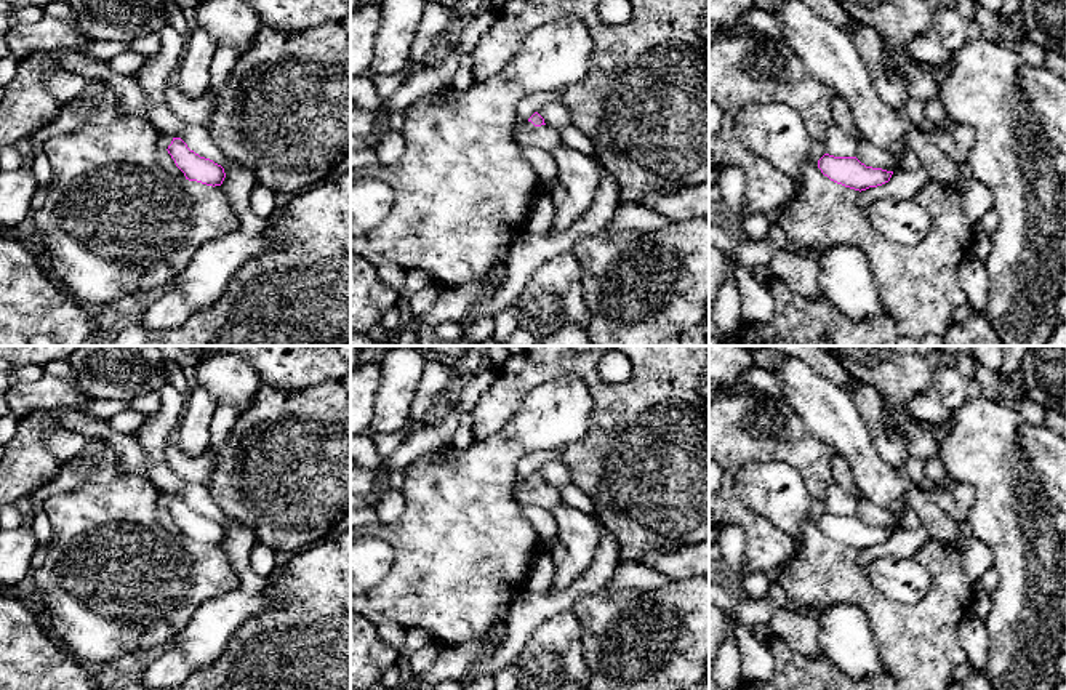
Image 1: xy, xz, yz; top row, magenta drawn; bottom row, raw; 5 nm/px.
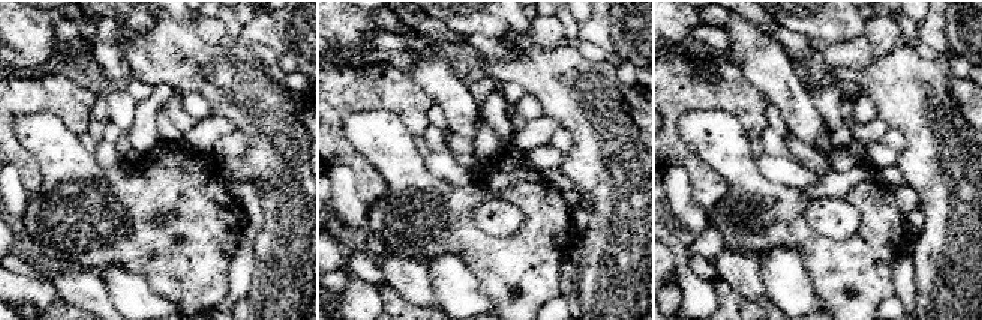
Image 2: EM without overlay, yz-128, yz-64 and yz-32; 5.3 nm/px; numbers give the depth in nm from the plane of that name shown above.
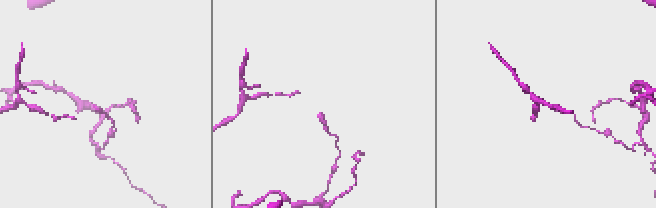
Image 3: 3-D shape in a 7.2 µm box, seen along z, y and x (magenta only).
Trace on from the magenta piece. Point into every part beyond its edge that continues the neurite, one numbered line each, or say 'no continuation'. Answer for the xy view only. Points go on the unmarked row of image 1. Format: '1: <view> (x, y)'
no continuation

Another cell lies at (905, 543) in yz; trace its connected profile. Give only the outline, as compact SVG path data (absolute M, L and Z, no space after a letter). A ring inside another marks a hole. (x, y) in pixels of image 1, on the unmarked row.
M895 527L888 541L861 549L858 556L858 565L868 567L882 556L914 559L919 548L928 540L932 540L932 536L925 527L917 530L904 530L901 527Z

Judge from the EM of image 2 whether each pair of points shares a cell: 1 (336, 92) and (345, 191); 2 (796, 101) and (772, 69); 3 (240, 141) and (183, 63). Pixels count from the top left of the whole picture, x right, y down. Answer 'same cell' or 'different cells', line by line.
1: different cells
2: same cell
3: different cells

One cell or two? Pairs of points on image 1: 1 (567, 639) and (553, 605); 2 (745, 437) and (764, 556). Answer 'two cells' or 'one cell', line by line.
1: two cells
2: one cell

